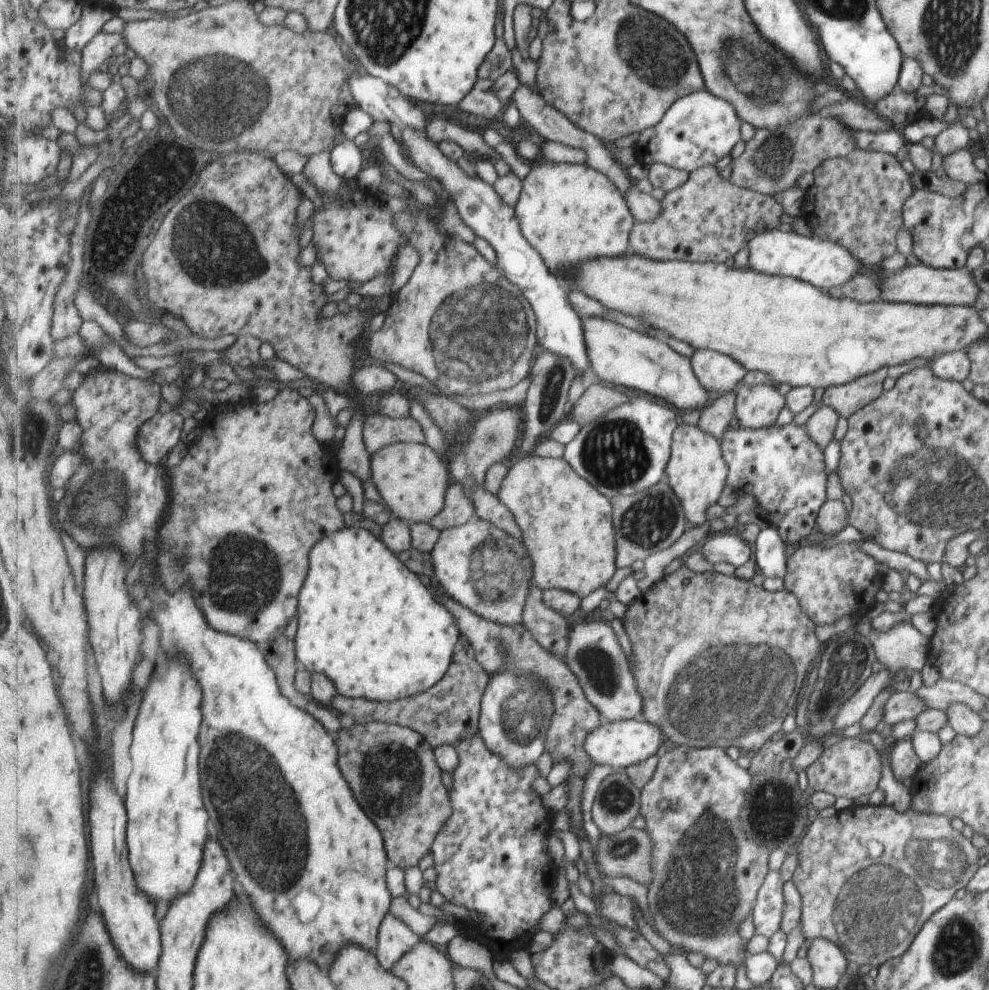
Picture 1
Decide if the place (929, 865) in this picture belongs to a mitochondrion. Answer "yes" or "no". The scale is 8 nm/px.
yes

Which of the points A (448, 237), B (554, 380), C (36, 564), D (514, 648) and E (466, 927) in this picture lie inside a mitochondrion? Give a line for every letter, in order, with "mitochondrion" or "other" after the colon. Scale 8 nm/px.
A: other
B: mitochondrion
C: other
D: mitochondrion
E: other

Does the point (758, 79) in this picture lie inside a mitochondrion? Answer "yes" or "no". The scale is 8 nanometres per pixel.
yes

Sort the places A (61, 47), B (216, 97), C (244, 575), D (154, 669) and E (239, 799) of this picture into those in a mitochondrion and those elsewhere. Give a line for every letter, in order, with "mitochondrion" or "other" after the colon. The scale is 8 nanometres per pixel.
A: other
B: mitochondrion
C: mitochondrion
D: other
E: mitochondrion

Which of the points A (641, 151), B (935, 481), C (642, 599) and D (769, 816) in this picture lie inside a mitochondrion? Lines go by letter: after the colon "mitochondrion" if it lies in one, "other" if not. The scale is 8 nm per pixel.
A: other
B: mitochondrion
C: other
D: mitochondrion

